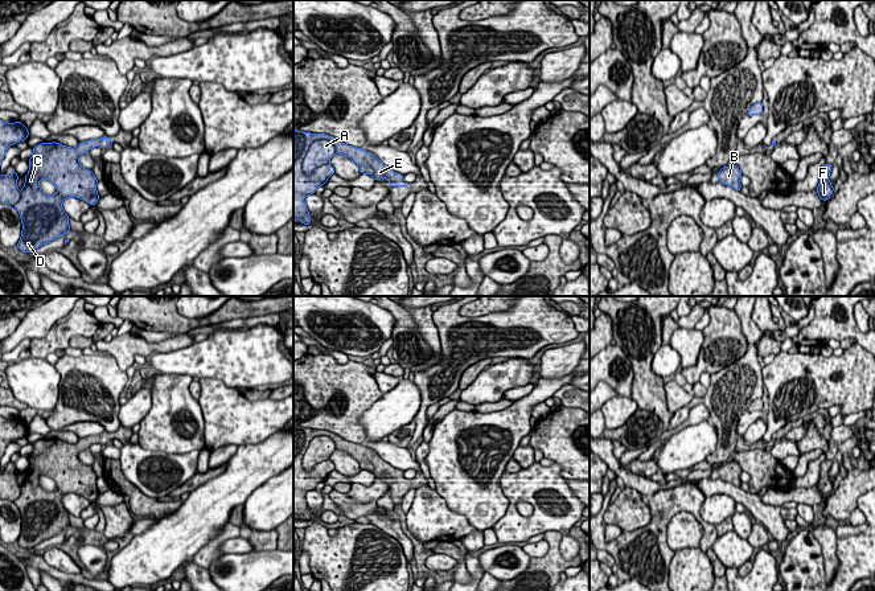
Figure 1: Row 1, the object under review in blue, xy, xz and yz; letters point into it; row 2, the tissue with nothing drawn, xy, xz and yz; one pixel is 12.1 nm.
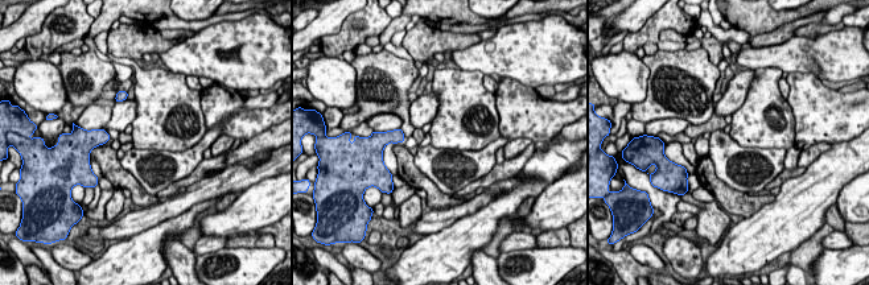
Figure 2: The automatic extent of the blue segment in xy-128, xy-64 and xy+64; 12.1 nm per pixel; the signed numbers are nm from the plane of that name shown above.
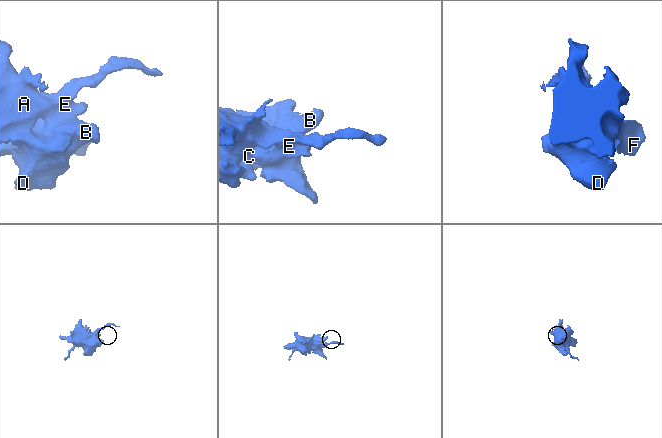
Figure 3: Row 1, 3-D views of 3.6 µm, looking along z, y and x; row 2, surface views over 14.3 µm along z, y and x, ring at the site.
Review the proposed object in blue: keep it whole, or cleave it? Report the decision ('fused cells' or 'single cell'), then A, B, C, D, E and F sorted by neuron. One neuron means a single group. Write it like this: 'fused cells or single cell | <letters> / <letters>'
single cell | A B C D E F

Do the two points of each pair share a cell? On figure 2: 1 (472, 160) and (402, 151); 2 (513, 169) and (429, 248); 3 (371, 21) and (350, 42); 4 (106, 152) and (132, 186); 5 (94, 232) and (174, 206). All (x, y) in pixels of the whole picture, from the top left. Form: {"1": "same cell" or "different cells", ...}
{"1": "different cells", "2": "different cells", "3": "same cell", "4": "same cell", "5": "same cell"}

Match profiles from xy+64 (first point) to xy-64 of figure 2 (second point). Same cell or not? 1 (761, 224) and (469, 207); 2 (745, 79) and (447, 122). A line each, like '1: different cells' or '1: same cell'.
1: different cells
2: different cells

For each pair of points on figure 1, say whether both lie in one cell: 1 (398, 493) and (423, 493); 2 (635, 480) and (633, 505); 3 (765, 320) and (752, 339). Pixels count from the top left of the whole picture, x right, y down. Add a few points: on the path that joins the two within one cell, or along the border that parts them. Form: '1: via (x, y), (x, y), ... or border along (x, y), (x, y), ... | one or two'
1: border along (427, 484), (419, 485), (415, 489) | two
2: border along (625, 485), (641, 493) | two
3: border along (752, 310), (752, 320), (763, 332) | two

